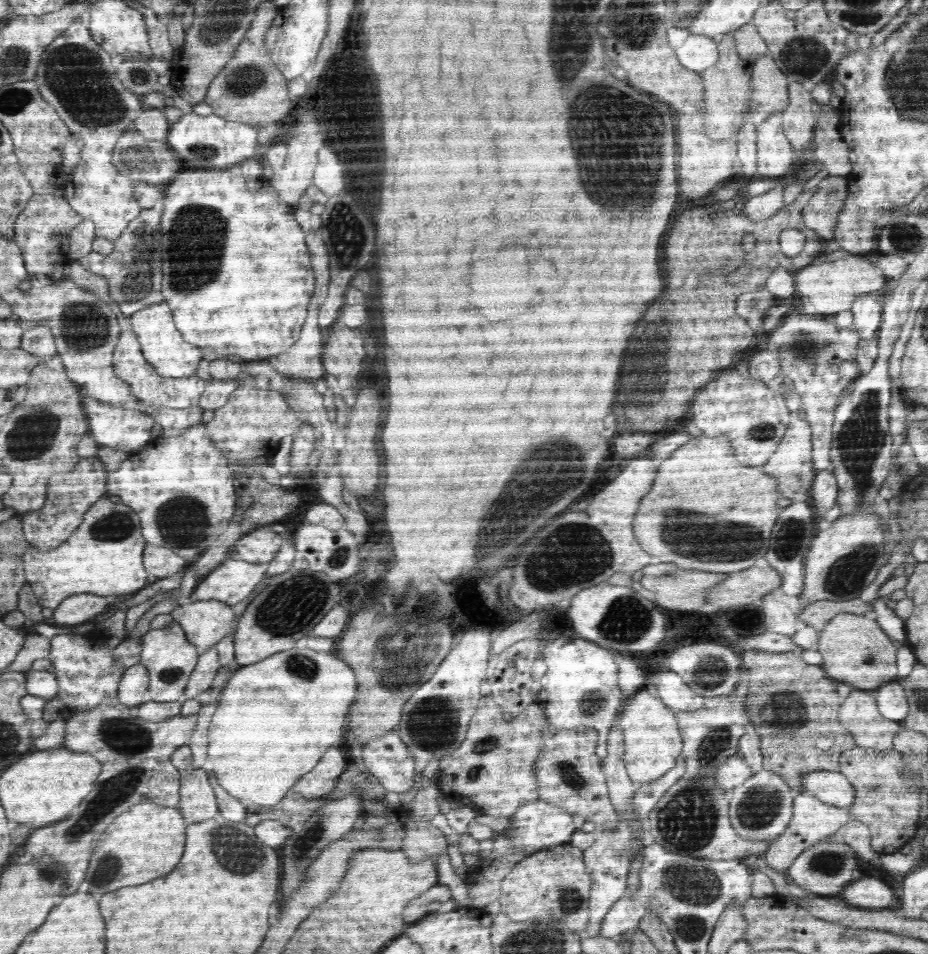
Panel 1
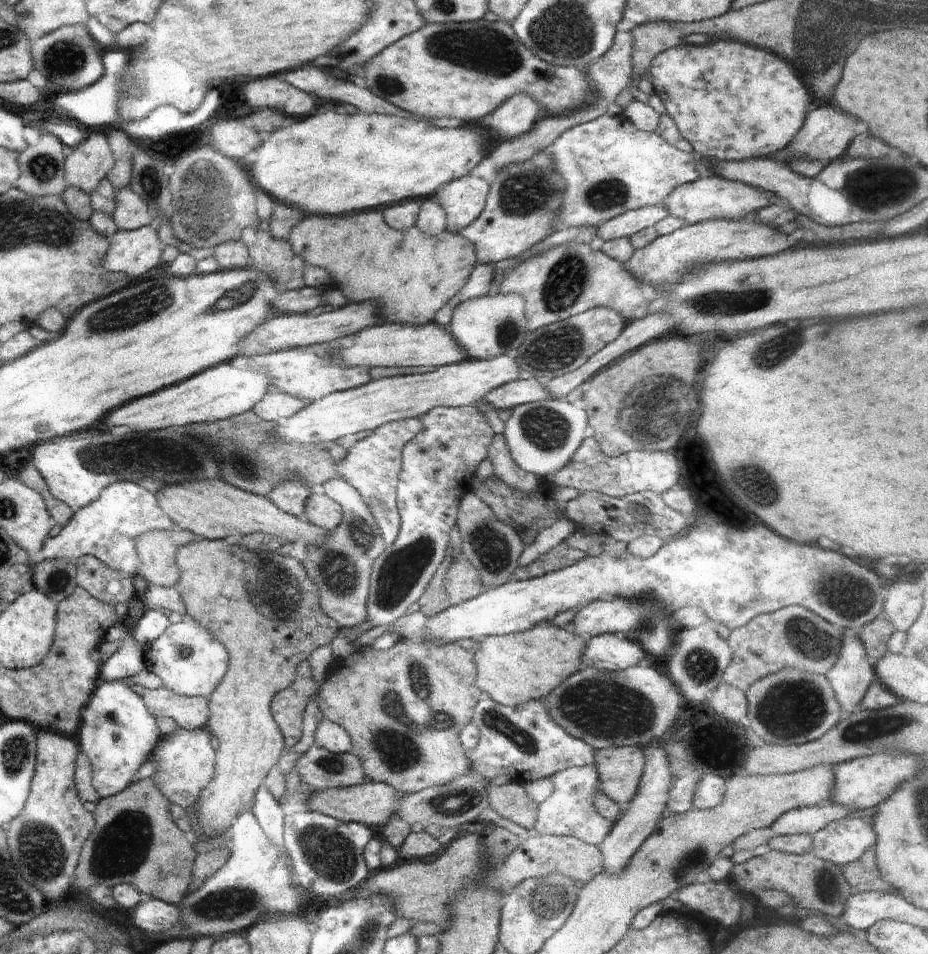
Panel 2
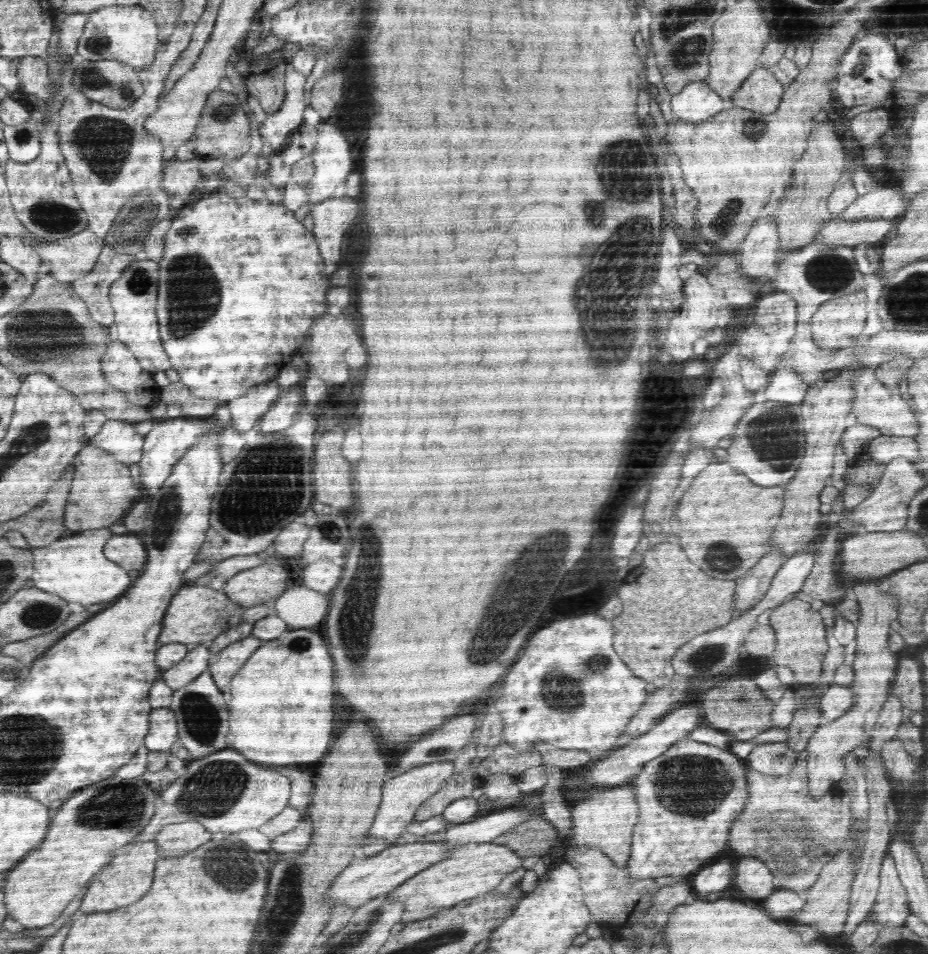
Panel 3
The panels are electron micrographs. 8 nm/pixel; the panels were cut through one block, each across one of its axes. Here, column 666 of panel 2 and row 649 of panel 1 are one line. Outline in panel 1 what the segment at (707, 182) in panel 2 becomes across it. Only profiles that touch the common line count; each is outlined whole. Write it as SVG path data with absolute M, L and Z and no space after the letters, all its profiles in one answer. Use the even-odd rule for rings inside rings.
M219 600L184 601L172 610L172 619L183 629L199 654L210 650L233 630L236 614L230 604Z

